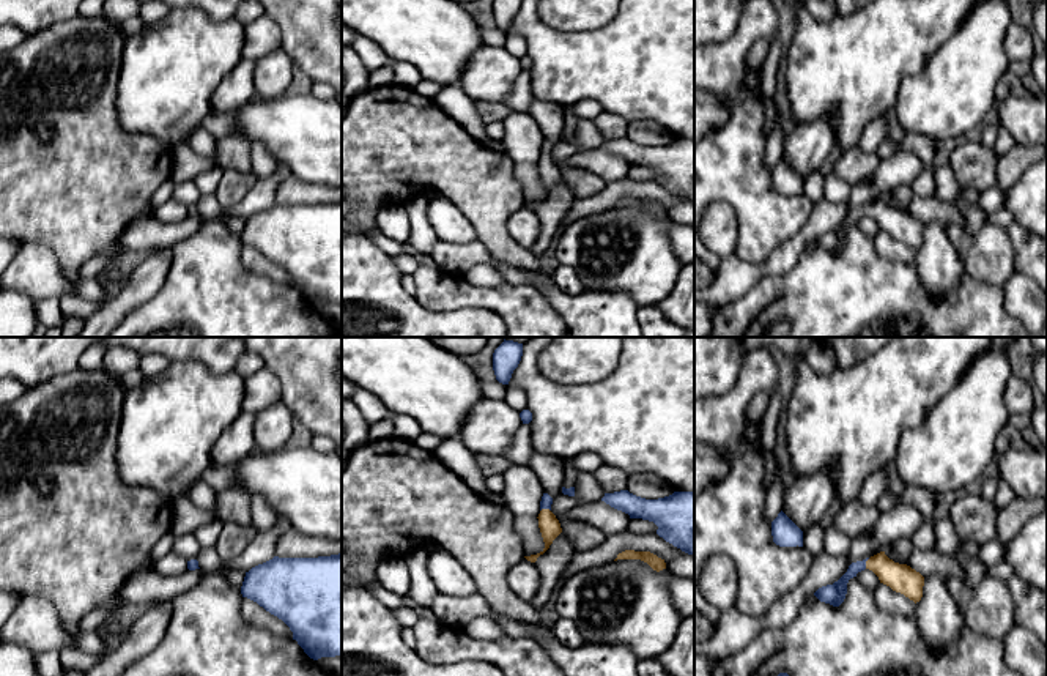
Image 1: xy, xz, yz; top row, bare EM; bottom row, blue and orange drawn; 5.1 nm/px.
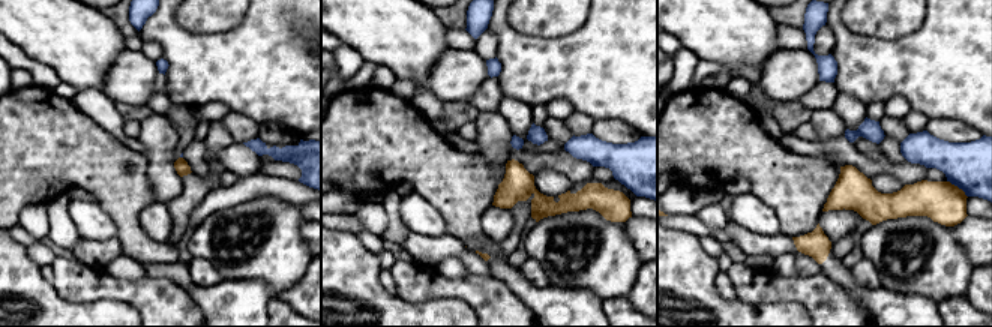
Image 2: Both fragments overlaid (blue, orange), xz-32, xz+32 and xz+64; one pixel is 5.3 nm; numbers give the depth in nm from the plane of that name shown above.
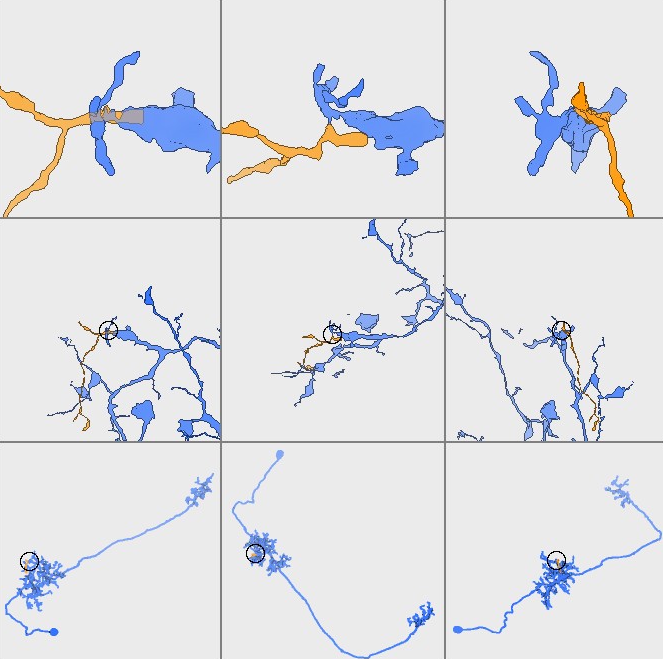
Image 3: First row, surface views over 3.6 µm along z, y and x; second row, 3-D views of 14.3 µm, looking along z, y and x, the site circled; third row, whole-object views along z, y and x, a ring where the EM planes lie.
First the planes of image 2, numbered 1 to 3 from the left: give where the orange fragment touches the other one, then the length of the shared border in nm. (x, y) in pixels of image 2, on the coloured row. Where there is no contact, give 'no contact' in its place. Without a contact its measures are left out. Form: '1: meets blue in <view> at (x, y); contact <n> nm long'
1: no contact
2: no contact
3: meets blue in xz+64 at (958, 186); contact 140 nm long

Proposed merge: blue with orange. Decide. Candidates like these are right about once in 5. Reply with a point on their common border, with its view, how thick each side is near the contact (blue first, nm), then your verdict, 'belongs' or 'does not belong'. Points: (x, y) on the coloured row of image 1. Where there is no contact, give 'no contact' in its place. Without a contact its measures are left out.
xz (545, 508) | 60/110 nm | does not belong

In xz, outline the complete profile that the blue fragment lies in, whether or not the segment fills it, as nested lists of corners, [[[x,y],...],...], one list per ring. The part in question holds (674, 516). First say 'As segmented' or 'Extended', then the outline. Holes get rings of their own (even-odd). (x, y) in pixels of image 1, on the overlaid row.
As segmented. [[[620,490],[601,498],[630,518],[653,522],[657,534],[688,555],[694,555],[694,492],[674,492],[658,500],[646,500]]]

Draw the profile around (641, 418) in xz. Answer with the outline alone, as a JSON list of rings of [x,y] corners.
[[[532,337],[526,342],[509,381],[527,394],[534,451],[564,460],[595,452],[603,463],[620,468],[628,476],[649,473],[664,479],[675,492],[694,492],[694,337],[619,337],[622,351],[616,370],[597,383],[583,384],[560,384],[540,372],[538,358],[553,339]]]

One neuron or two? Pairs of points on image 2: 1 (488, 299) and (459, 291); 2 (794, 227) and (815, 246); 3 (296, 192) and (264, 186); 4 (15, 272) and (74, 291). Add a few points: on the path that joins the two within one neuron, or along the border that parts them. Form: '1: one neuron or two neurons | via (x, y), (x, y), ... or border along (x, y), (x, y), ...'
1: one neuron | via (480, 293), (467, 291)
2: two neurons | border along (818, 224), (811, 231), (793, 237)
3: one neuron | via (288, 191), (272, 186)
4: two neurons | border along (50, 282), (63, 299), (80, 303)

